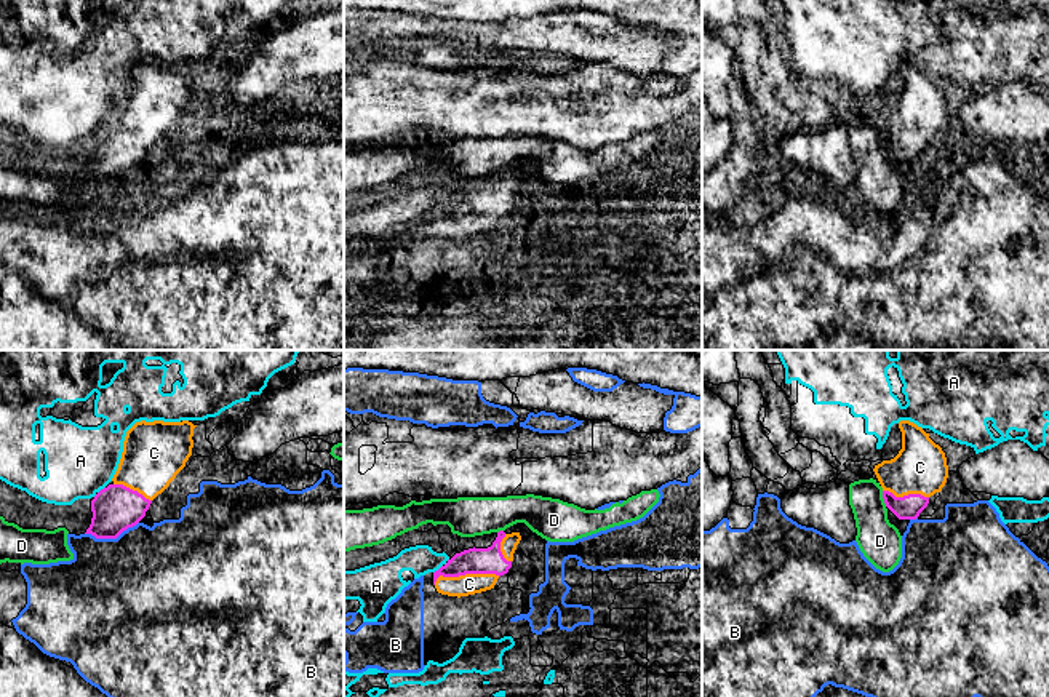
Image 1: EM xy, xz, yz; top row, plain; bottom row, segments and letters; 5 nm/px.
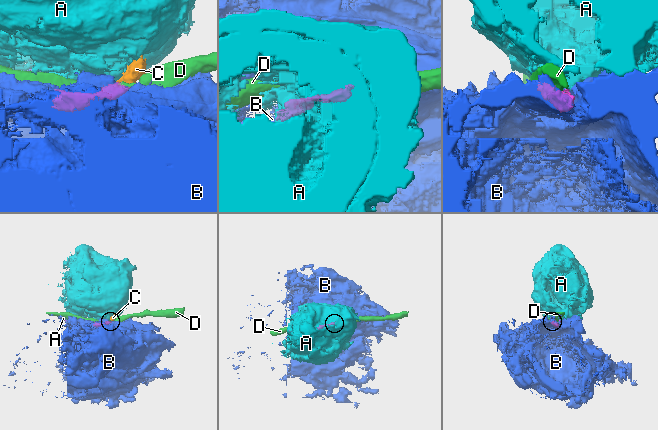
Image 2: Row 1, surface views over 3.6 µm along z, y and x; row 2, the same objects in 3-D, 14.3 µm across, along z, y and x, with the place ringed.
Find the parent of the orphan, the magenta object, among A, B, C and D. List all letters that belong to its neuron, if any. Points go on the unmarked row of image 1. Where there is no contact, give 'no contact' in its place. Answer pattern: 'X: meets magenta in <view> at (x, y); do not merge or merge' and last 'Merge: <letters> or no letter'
A: meets magenta in xy at (98, 135); do not merge
B: meets magenta in xy at (111, 179); do not merge
C: meets magenta in xz at (466, 215); merge
D: meets magenta in yz at (883, 139); do not merge
Merge: C

